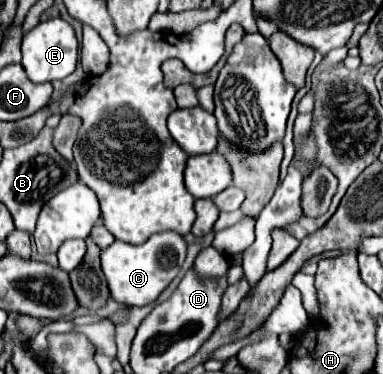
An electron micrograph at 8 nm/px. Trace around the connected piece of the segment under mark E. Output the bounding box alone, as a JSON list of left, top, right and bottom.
[22,19,78,83]

